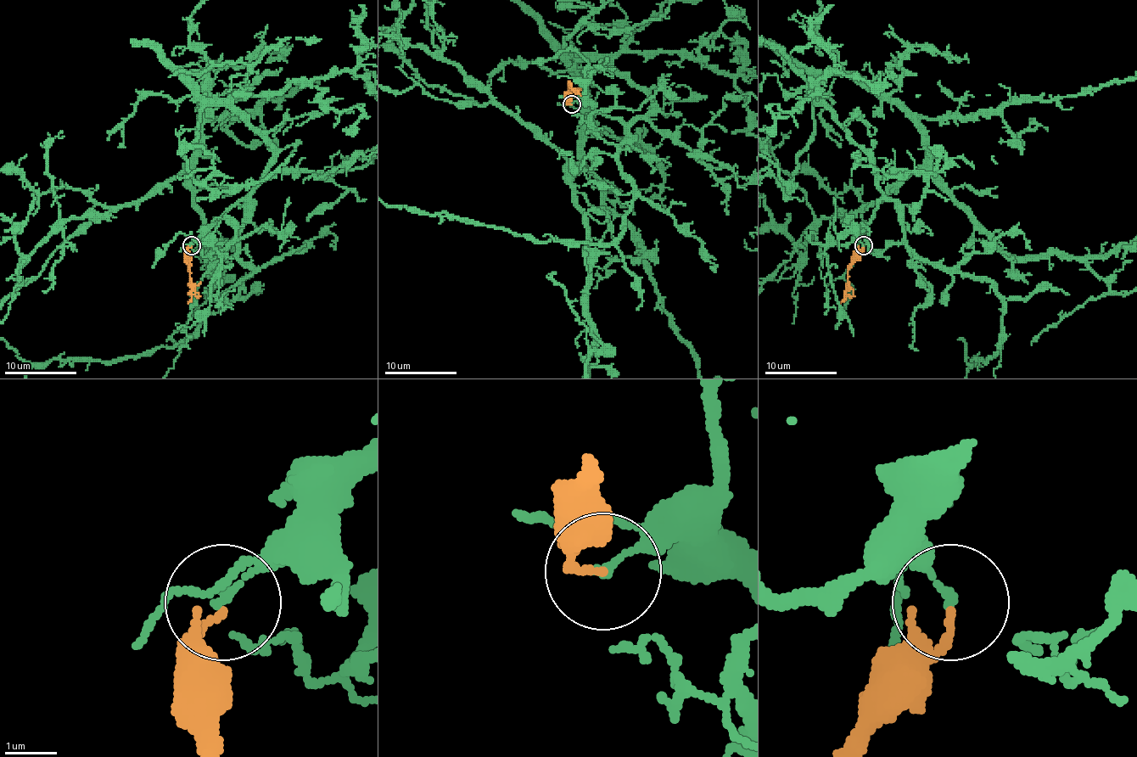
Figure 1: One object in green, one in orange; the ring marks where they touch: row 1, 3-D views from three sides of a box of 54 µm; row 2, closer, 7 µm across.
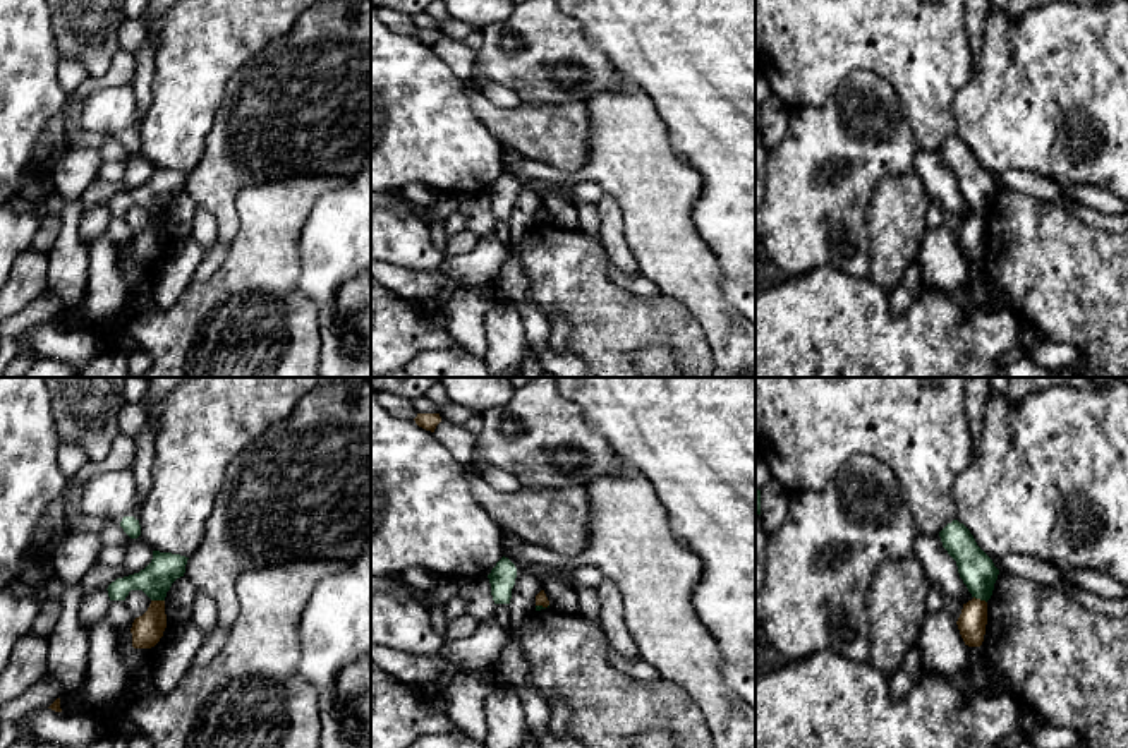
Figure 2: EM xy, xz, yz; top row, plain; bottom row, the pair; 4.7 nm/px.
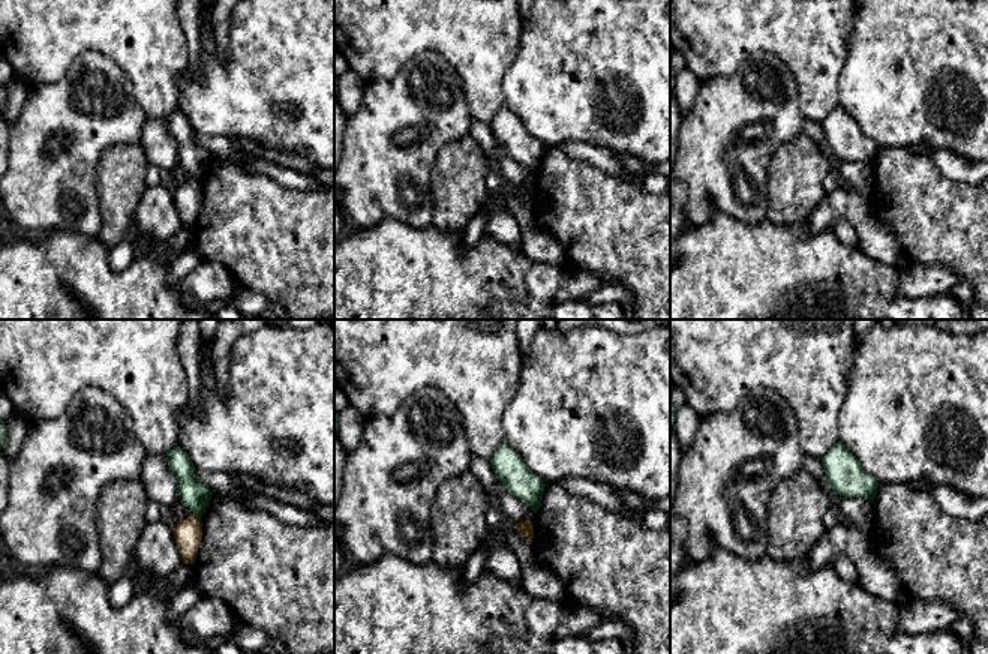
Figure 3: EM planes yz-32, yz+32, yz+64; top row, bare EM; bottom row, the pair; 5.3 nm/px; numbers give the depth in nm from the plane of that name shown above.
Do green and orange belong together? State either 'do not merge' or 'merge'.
do not merge

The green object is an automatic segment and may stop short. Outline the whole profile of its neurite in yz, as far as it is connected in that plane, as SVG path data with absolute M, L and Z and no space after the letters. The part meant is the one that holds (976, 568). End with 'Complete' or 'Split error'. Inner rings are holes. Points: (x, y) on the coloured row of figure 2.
M953 520L939 532L943 547L956 561L960 578L972 597L989 600L998 580L999 570L992 559L977 546L970 530Z. Complete

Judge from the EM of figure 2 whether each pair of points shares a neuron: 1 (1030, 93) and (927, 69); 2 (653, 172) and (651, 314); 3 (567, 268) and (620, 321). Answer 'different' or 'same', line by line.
1: different
2: different
3: same

